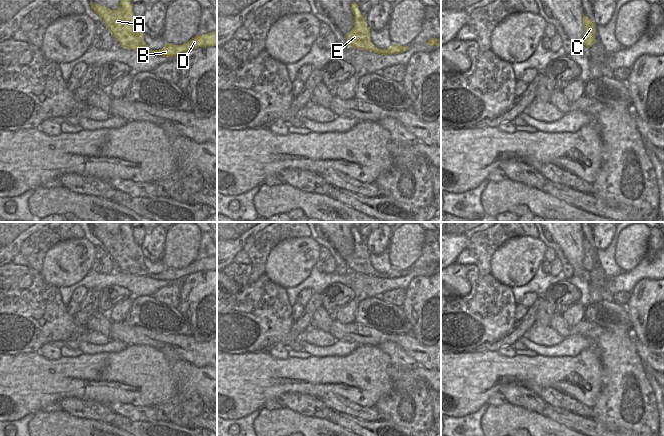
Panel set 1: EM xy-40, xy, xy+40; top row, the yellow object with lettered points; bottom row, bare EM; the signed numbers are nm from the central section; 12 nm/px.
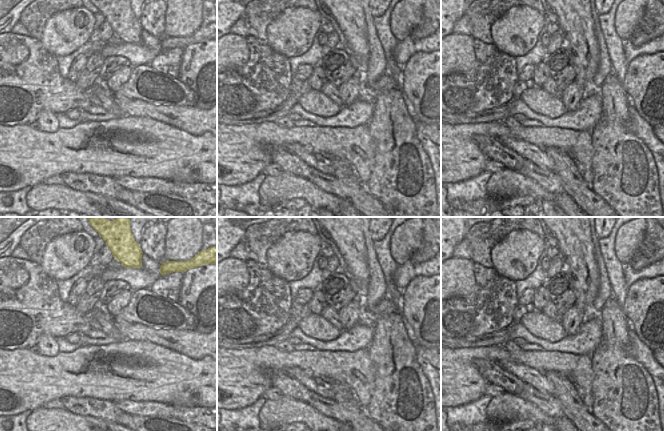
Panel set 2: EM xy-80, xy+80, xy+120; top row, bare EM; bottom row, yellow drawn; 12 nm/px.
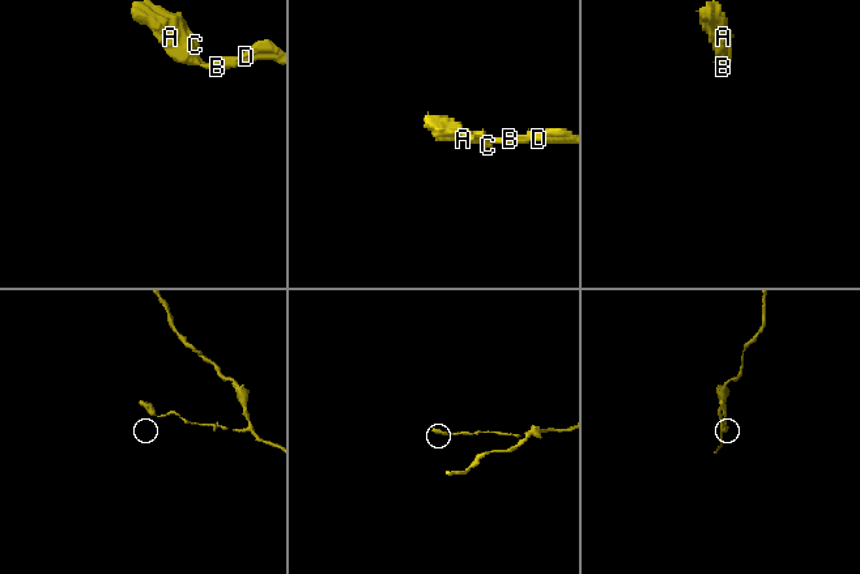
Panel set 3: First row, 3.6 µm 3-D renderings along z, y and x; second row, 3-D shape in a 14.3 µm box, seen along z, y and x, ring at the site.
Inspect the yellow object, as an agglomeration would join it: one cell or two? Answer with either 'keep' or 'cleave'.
keep

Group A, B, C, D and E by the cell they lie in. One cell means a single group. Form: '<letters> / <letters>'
A B C D E

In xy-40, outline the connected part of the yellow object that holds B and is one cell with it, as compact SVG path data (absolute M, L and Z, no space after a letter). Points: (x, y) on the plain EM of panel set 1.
M123 222L117 234L111 234L91 225L90 229L106 248L106 253L110 255L112 260L118 263L121 271L125 273L148 275L153 279L161 279L163 281L174 281L199 271L217 270L217 255L213 255L207 258L196 259L182 269L166 267L162 273L149 274L144 265L145 258L142 253L142 247L134 240L130 222Z

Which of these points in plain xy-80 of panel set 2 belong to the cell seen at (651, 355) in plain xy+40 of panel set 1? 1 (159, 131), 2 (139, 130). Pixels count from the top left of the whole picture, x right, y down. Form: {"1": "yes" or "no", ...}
{"1": "no", "2": "no"}

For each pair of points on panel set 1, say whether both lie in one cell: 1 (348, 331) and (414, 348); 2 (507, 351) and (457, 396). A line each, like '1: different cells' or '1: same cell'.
1: same cell
2: different cells

